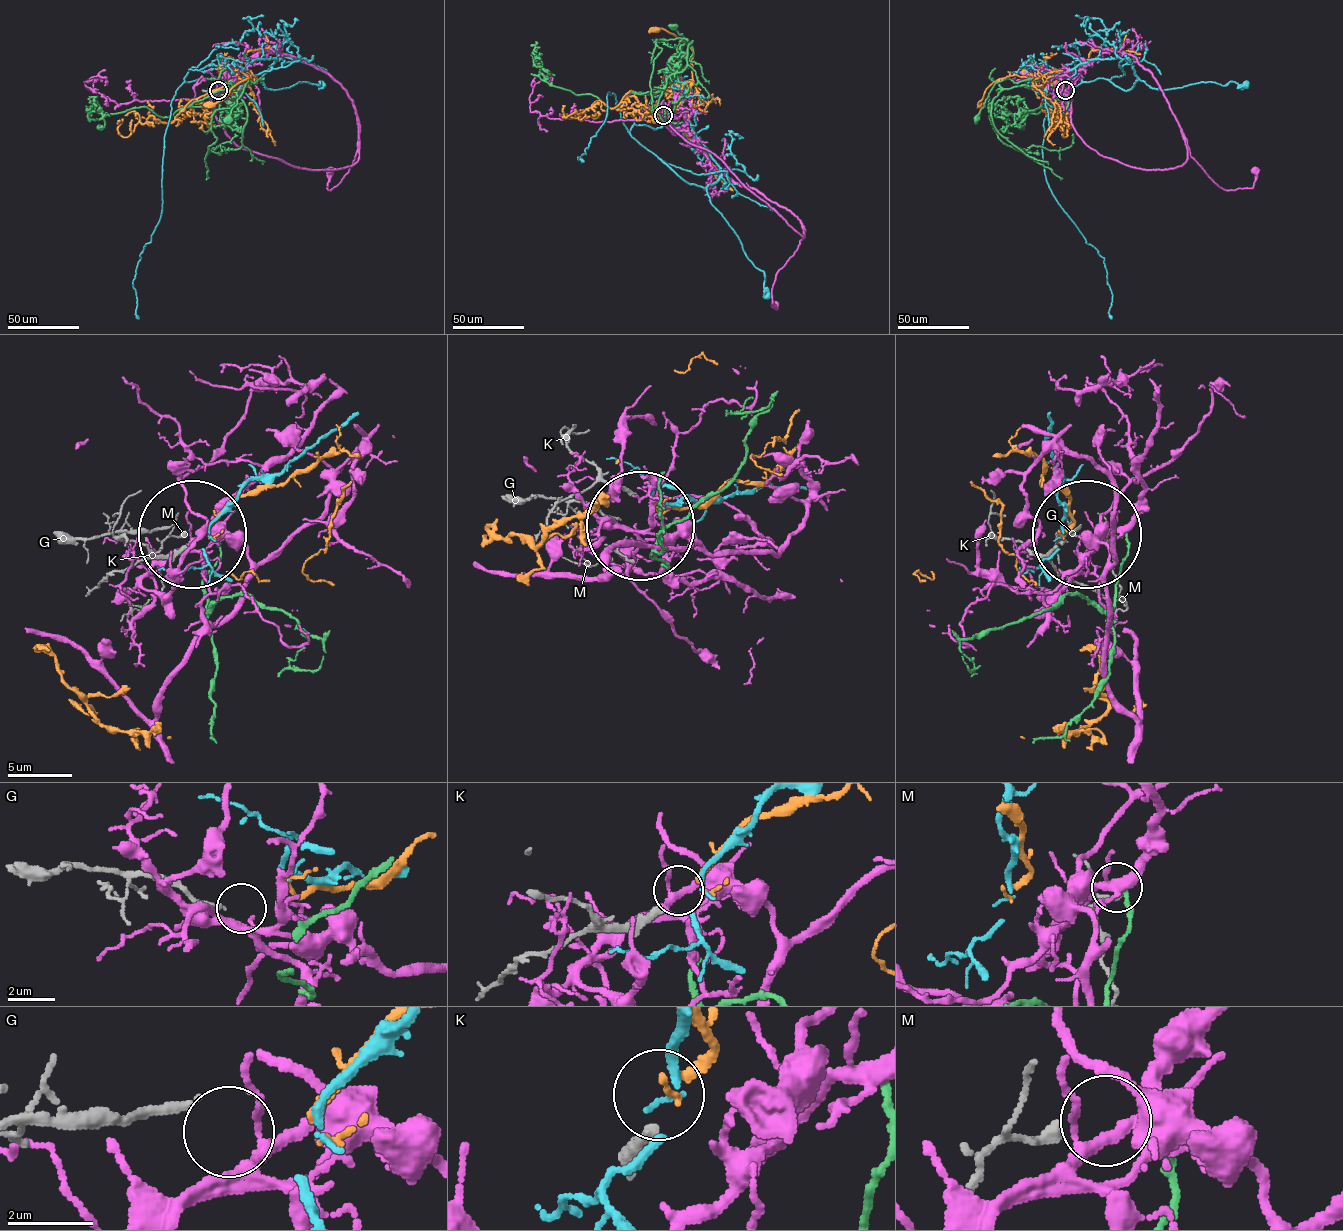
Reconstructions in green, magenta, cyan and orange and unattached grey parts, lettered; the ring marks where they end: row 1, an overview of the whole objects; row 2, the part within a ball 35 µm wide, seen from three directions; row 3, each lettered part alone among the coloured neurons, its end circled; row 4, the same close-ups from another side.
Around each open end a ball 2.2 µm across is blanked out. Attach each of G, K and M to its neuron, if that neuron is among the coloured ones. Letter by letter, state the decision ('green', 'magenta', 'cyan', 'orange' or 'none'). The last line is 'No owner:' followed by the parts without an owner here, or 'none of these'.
G: none
K: orange
M: green
No owner: G

